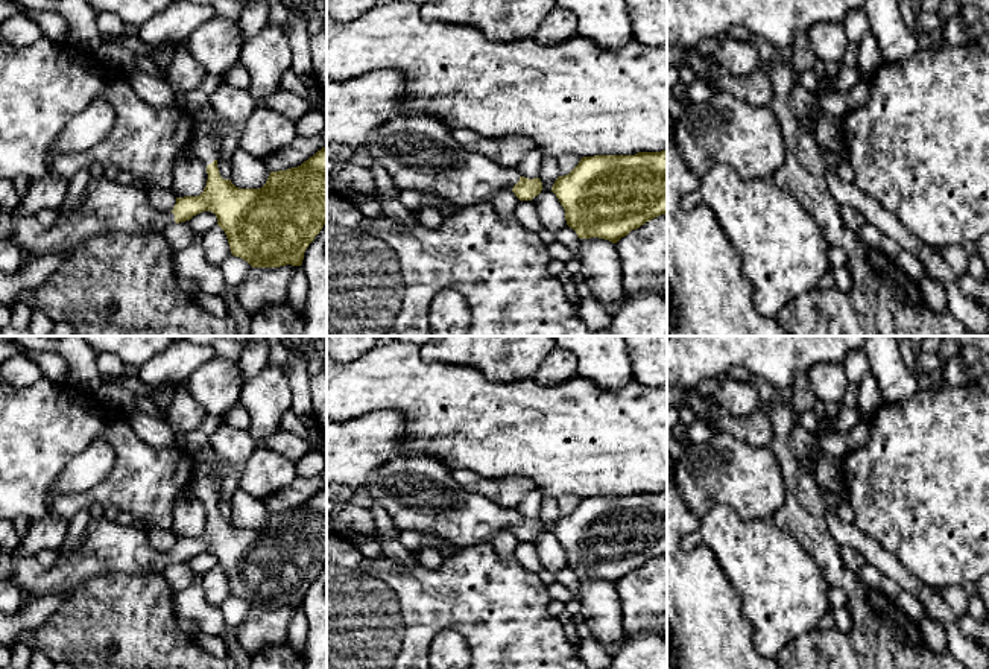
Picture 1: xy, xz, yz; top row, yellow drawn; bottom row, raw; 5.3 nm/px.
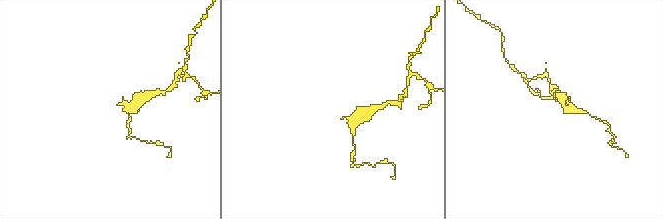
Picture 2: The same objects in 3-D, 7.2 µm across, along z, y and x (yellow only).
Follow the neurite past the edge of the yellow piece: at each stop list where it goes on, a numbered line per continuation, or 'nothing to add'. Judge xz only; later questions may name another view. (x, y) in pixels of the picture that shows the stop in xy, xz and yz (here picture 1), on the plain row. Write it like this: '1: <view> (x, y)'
1: xz (420, 493)

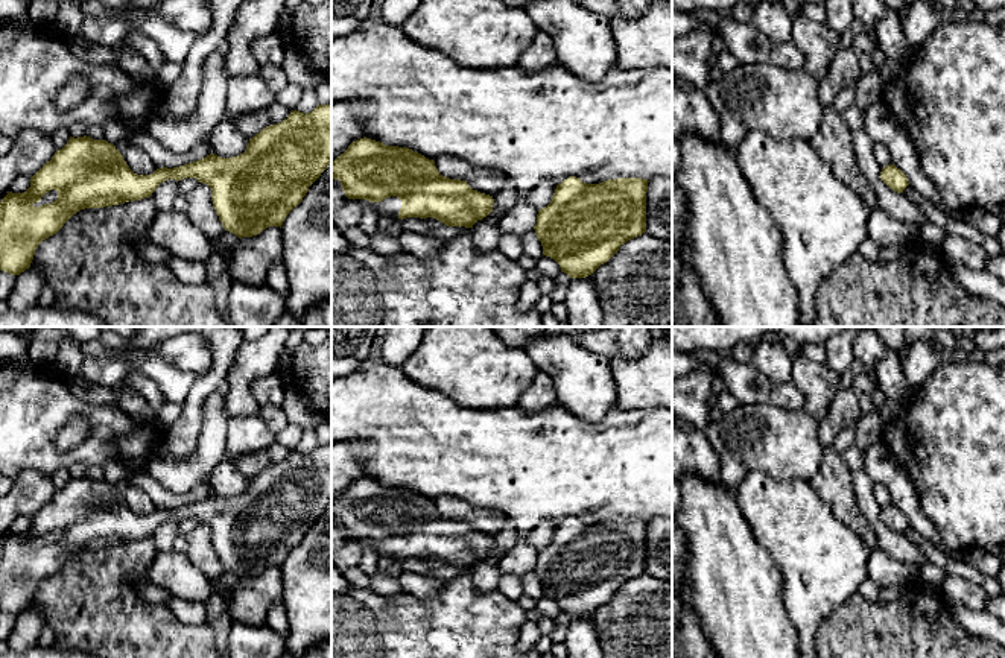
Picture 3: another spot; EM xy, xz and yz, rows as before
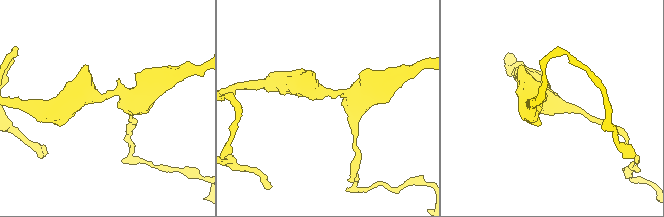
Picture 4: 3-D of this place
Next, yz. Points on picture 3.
nothing to add

